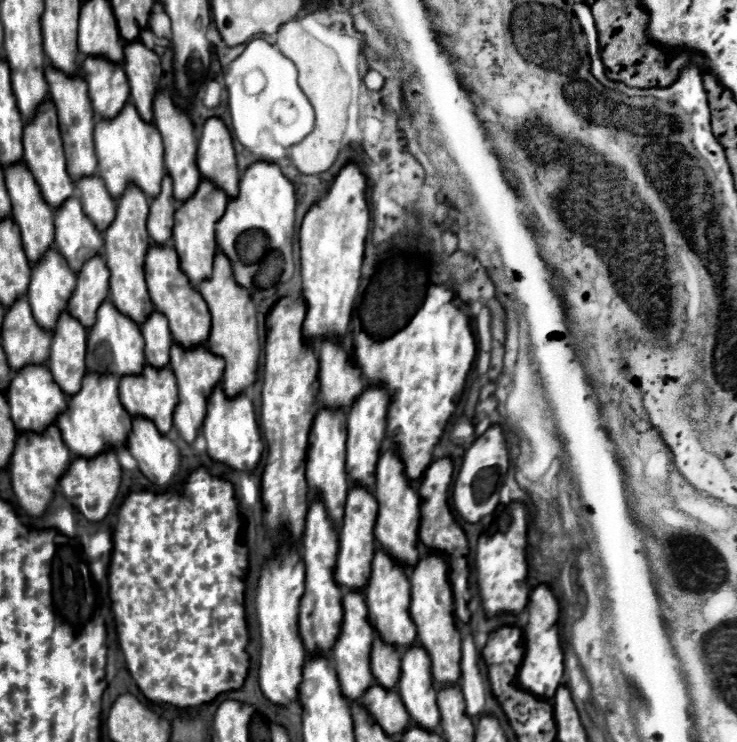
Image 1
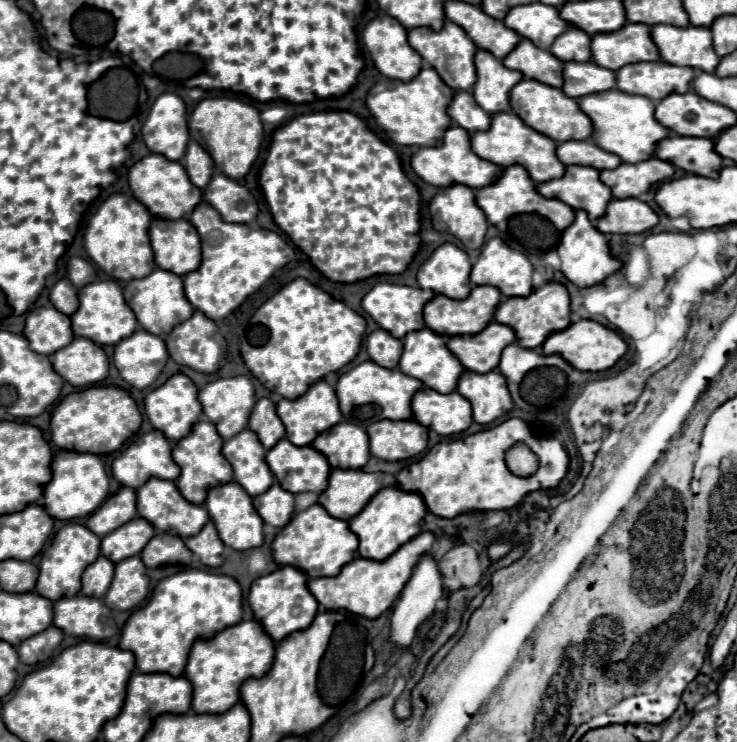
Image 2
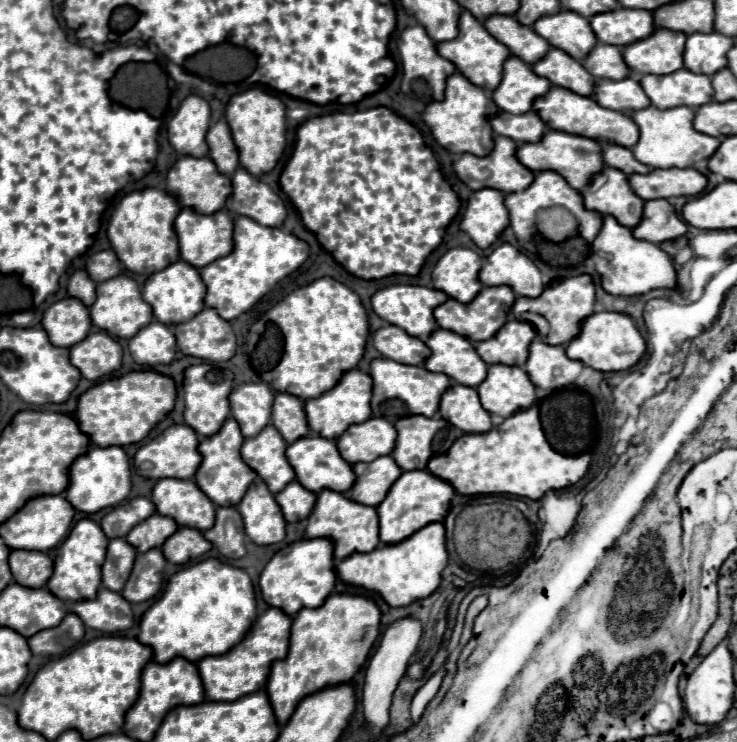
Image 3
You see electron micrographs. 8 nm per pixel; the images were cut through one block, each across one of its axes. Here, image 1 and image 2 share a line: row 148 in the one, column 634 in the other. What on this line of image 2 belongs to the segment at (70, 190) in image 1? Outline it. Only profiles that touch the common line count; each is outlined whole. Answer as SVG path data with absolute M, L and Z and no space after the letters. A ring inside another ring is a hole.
M628 22L624 28L592 38L592 60L608 70L618 70L634 62L660 60L650 26Z

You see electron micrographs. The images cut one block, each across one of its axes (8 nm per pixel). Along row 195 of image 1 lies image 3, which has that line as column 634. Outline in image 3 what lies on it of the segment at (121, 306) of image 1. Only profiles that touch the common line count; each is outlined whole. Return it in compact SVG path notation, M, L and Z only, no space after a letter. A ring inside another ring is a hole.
M552 86L544 96L536 98L532 110L552 130L578 134L578 136L592 138L598 142L610 142L610 144L618 144L624 148L632 148L638 142L638 126L634 124L634 120L628 114L602 108L590 96L580 96L580 94L568 92L566 88L560 88L560 86Z

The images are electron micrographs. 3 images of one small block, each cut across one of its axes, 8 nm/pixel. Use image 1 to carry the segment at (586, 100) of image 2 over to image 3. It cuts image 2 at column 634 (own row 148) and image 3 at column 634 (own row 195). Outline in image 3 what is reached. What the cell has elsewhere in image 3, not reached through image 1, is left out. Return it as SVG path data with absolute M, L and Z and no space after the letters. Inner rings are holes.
M648 106L642 110L634 110L630 118L640 128L640 138L636 146L632 146L632 154L638 162L650 168L690 168L696 162L712 156L712 152L720 146L718 138L694 130L692 126L694 110L686 106L668 108L668 110L658 110L654 106Z

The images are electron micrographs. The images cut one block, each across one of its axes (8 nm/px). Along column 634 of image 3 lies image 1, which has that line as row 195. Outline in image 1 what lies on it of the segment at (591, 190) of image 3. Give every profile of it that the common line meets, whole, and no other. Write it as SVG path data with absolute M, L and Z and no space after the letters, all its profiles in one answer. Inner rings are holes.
M202 180L196 194L180 204L180 208L174 214L174 228L172 228L172 242L174 250L180 260L180 268L188 276L192 286L198 286L202 280L210 278L214 254L216 254L216 222L226 212L228 196L222 190L216 190L208 180Z

